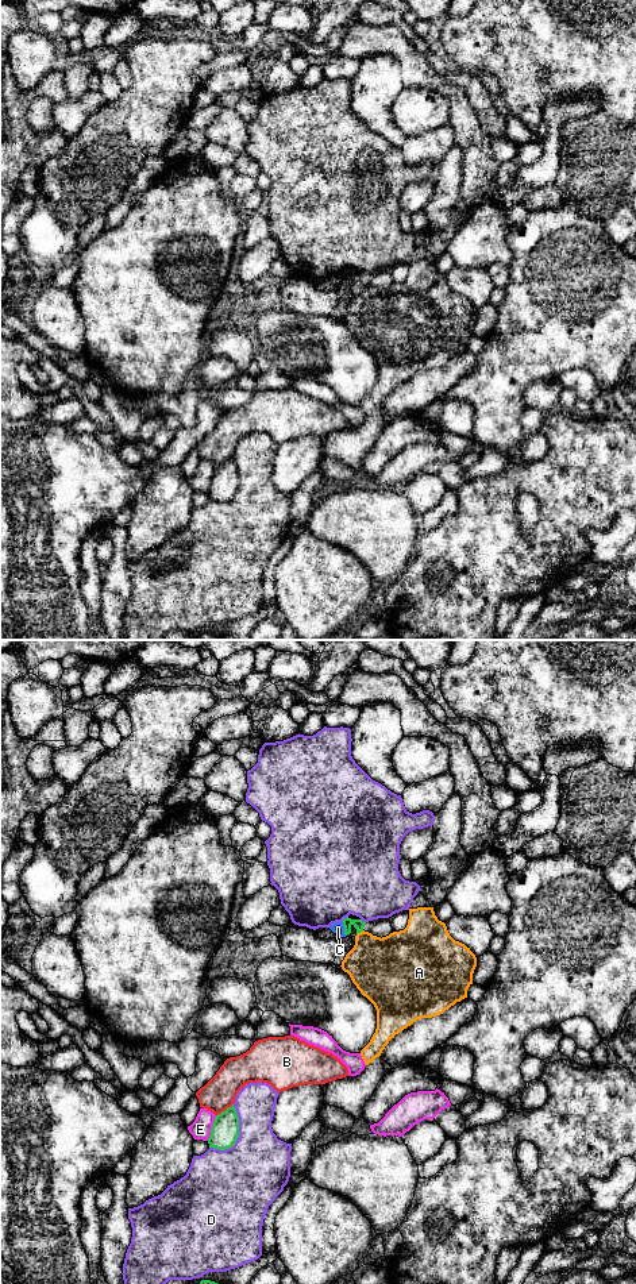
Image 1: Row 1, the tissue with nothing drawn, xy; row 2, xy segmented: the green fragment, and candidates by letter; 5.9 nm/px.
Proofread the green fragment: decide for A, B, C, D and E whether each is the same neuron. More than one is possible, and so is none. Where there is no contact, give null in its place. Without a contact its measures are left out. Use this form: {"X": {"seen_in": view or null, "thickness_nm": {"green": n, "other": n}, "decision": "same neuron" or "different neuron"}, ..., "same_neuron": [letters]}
{"A": {"seen_in": "xy", "thickness_nm": {"green": 60, "other": 360}, "decision": "different neuron"}, "B": {"seen_in": "xy", "thickness_nm": {"green": 160, "other": 200}, "decision": "different neuron"}, "C": {"seen_in": "xy", "thickness_nm": {"green": 60, "other": 70}, "decision": "different neuron"}, "D": {"seen_in": "xy", "thickness_nm": {"green": 160, "other": 400}, "decision": "different neuron"}, "E": {"seen_in": "xy", "thickness_nm": {"green": 160, "other": 120}, "decision": "different neuron"}, "same_neuron": []}

